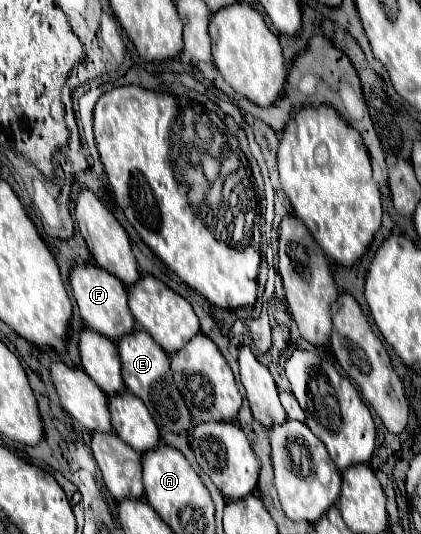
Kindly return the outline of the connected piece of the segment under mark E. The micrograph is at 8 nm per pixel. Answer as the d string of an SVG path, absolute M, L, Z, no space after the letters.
M138 329L130 335L124 335L118 341L118 351L120 351L120 359L122 359L122 377L124 377L126 389L144 401L144 405L148 407L150 415L154 417L156 425L170 433L190 431L192 415L180 395L180 389L174 383L168 353L162 351L160 345L142 329Z

